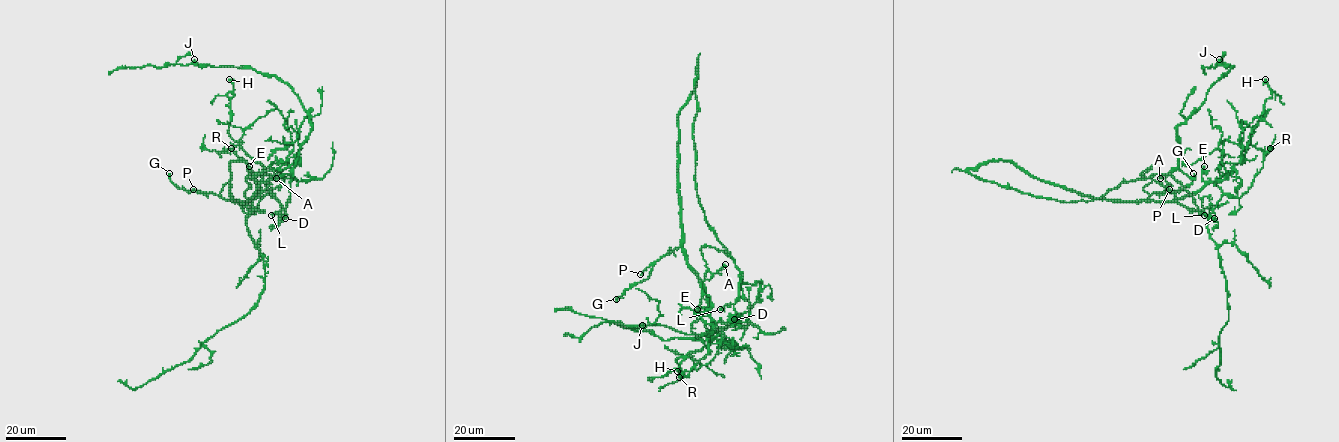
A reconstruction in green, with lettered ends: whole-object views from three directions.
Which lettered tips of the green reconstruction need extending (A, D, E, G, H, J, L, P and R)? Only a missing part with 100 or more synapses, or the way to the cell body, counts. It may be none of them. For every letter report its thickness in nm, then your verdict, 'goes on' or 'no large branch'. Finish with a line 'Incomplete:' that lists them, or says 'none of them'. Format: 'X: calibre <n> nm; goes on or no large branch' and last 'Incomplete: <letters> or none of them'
A: calibre 400 nm; no large branch
D: calibre 100 nm; no large branch
E: calibre 140 nm; no large branch
G: calibre 130 nm; no large branch
H: calibre 180 nm; no large branch
J: calibre 480 nm; no large branch
L: calibre 550 nm; no large branch
P: calibre 190 nm; no large branch
R: calibre 190 nm; no large branch
Incomplete: none of them

